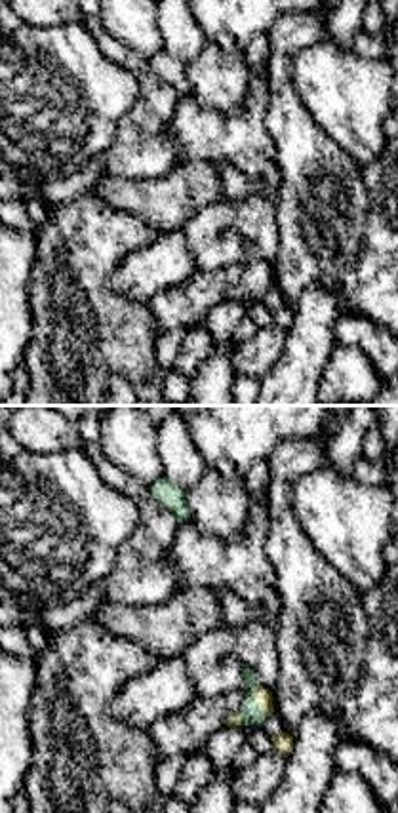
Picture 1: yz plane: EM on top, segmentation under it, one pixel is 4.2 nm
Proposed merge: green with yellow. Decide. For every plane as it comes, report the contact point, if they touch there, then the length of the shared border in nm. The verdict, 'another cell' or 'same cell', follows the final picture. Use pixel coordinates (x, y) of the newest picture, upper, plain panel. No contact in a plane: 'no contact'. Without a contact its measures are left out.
(254, 275) | 150 nm

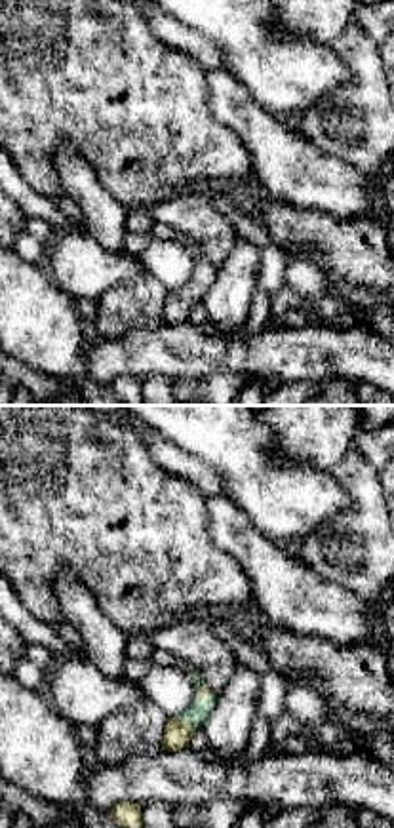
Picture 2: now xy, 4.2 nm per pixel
(185, 294) | 110 nm

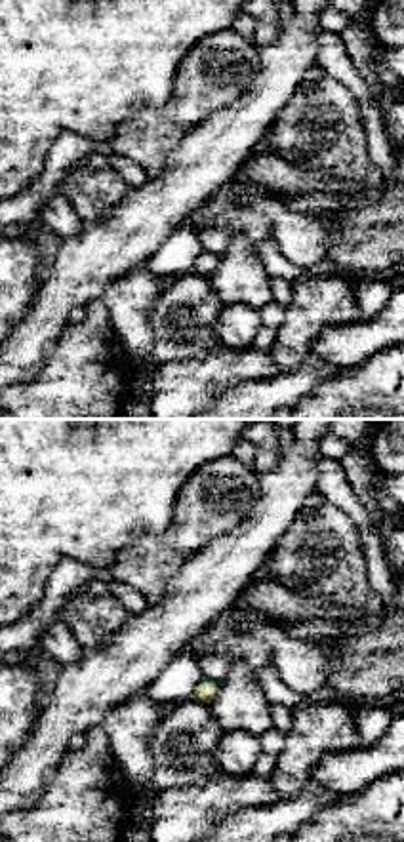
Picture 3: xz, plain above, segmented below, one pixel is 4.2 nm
(208, 258) | 90 nm

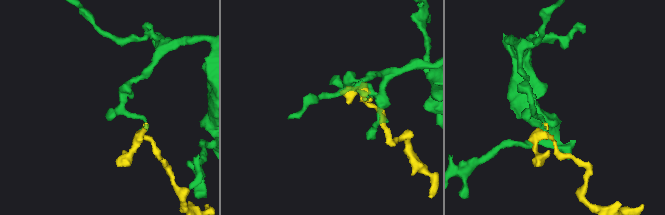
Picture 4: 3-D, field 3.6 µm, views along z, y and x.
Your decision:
same cell

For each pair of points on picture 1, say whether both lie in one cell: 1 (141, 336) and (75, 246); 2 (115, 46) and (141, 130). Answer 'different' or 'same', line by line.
1: same
2: same

